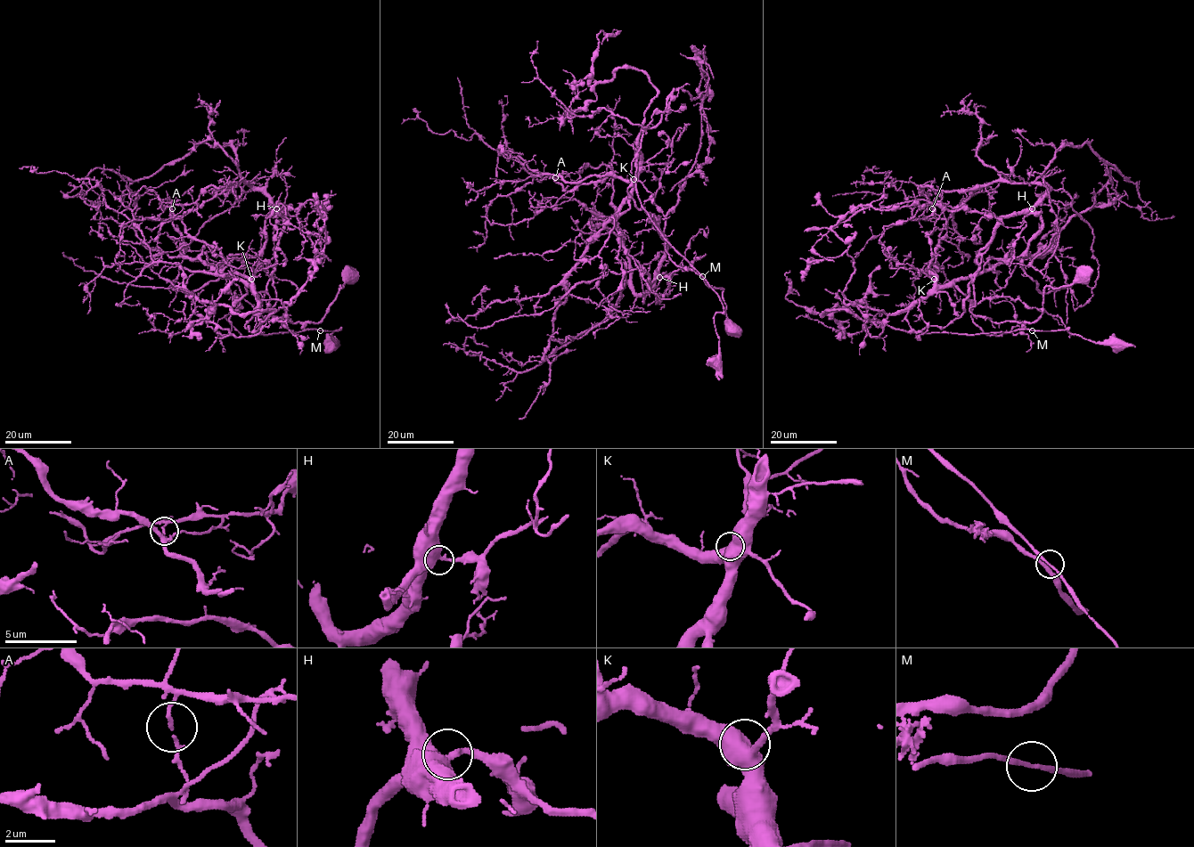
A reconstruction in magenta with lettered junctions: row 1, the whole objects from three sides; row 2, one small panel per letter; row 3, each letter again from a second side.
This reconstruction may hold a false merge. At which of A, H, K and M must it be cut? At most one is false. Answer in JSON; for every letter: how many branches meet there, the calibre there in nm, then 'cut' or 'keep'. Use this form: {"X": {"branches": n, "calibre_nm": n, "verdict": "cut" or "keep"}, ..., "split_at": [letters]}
{"A": {"branches": 2, "calibre_nm": 100, "verdict": "cut"}, "H": {"branches": 2, "calibre_nm": 440, "verdict": "keep"}, "K": {"branches": 2, "calibre_nm": 550, "verdict": "keep"}, "M": {"branches": 2, "calibre_nm": 150, "verdict": "keep"}, "split_at": ["A"]}

